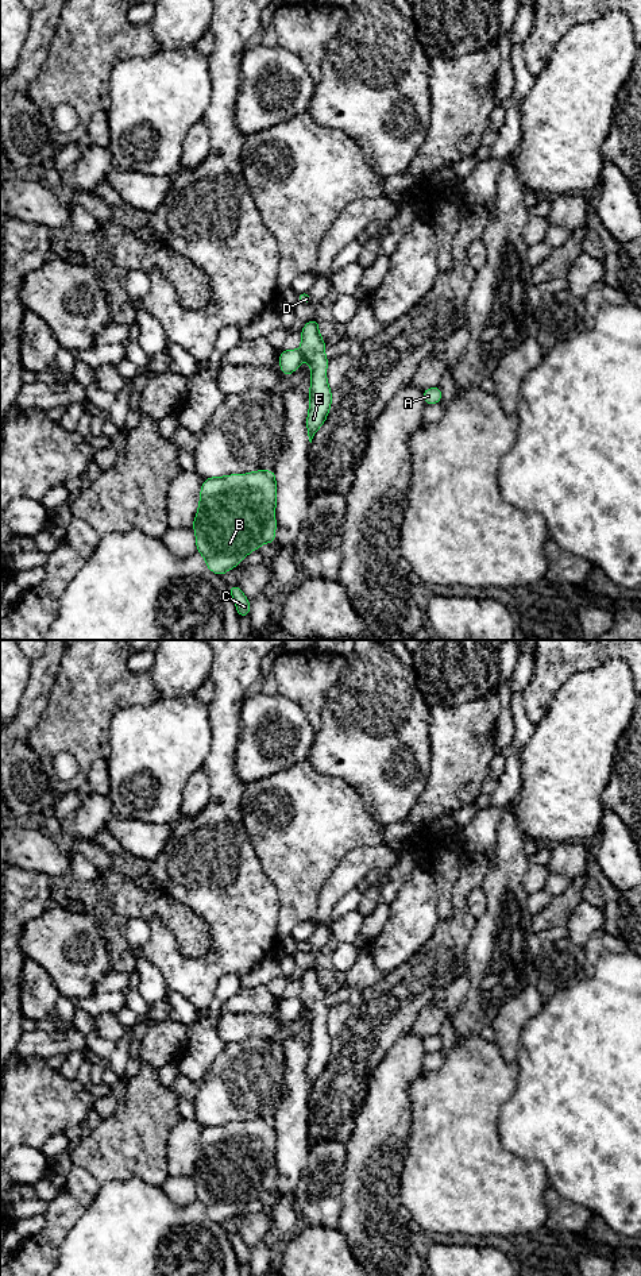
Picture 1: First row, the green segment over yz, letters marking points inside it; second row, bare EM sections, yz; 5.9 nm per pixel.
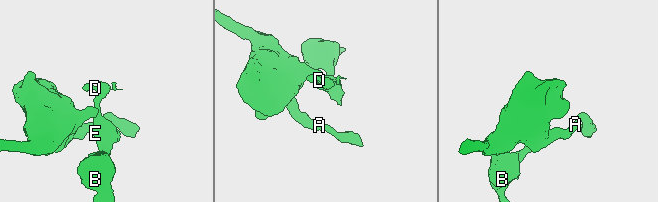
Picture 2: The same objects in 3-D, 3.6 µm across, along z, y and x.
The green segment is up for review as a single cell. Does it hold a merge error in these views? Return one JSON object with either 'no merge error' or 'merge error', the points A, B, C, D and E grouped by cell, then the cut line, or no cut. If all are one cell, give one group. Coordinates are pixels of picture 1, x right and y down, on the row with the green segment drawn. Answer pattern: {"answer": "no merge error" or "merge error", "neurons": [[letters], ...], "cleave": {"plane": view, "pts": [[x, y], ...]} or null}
{"answer": "merge error", "neurons": [["A"], ["B", "C", "D", "E"]], "cleave": {"plane": "yz", "pts": [[300, 350], [302, 355]]}}

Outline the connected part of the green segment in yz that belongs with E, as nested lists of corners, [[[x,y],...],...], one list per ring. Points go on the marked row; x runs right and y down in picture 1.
[[[318,320],[305,323],[301,329],[301,354],[310,366],[309,412],[306,417],[306,429],[309,442],[318,428],[325,423],[332,405],[332,390],[327,381],[328,358],[325,356],[325,342],[320,336]]]

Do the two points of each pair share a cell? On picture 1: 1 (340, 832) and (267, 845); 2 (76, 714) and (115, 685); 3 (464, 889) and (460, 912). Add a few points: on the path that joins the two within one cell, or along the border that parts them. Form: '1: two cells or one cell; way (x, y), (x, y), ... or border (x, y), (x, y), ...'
1: one cell; way (323, 832), (300, 832), (285, 841)
2: one cell; way (85, 705), (105, 685)
3: one cell; way (460, 894), (460, 906)

